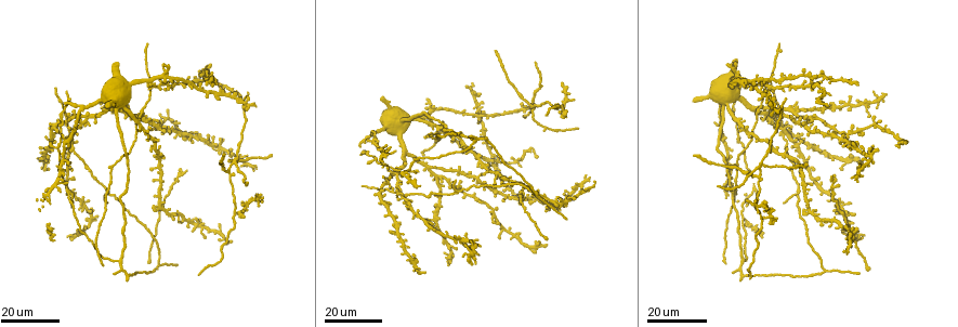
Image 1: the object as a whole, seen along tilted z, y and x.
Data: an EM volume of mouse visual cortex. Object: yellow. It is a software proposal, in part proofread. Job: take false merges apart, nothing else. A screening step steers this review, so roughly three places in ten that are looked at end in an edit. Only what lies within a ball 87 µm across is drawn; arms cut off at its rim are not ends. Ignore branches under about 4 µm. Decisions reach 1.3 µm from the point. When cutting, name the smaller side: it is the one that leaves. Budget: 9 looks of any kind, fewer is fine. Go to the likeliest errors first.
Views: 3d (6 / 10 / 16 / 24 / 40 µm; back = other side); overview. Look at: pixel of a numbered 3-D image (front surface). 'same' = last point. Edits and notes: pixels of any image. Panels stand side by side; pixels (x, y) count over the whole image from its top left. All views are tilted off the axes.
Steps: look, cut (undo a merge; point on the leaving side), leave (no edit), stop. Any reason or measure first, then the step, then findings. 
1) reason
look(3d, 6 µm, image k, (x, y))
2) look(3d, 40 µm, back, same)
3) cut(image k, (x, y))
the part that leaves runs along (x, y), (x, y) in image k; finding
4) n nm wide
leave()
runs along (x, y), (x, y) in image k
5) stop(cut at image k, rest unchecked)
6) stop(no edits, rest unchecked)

three arms meet
look(3d, 16 µm, image 1, (457, 193))

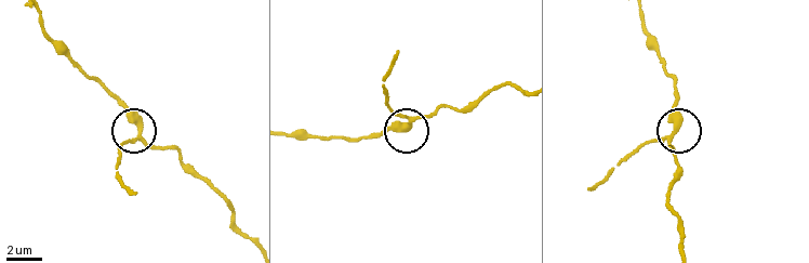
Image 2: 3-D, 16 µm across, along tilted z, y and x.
look(3d, 6 µm, image 2, (668, 137))

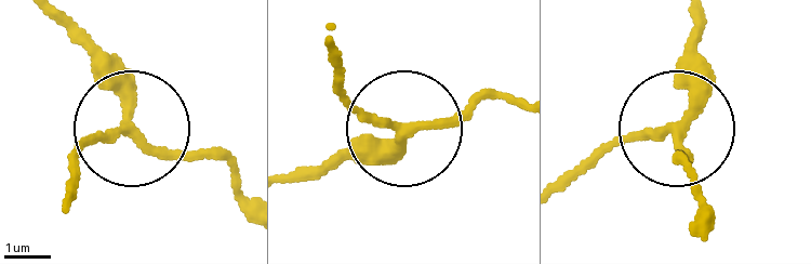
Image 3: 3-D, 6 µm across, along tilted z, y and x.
side arm 6 µm
leave()
runs along (43, 15), (121, 108), (123, 128), (94, 137), (72, 168) in image 3; one cell here

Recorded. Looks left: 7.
two arms in line, one across
look(3d, 24 µm, image 1, (828, 221))

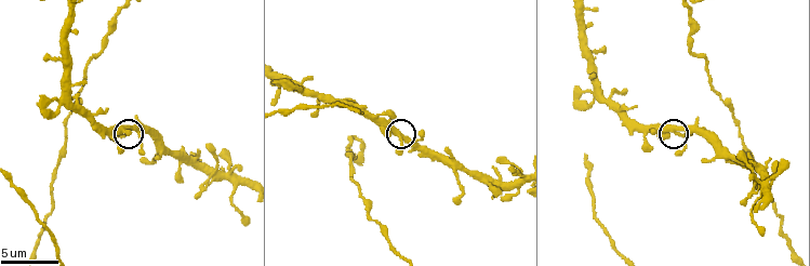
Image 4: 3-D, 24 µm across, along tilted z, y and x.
look(3d, 10 µm, image 4, (678, 134))

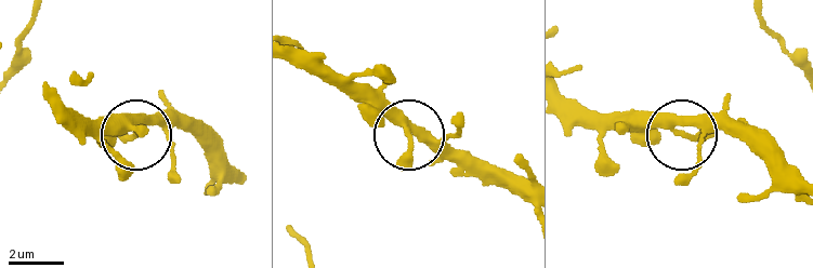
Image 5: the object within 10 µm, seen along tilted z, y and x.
3 arms
leave()
continuous, no second cell

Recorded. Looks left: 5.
two arms at a narrow angle
look(3d, 16 µm, image 1, (758, 176))

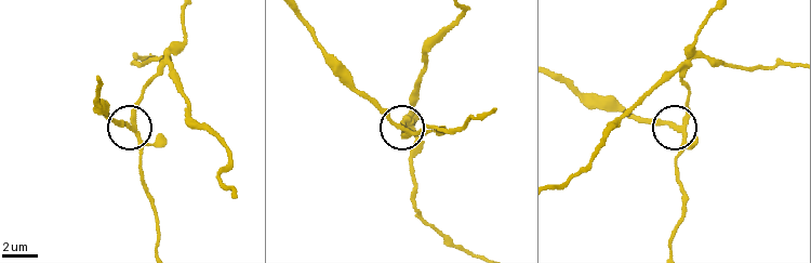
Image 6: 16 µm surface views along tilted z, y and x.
look(3d, 6 µm, image 6, (682, 128))

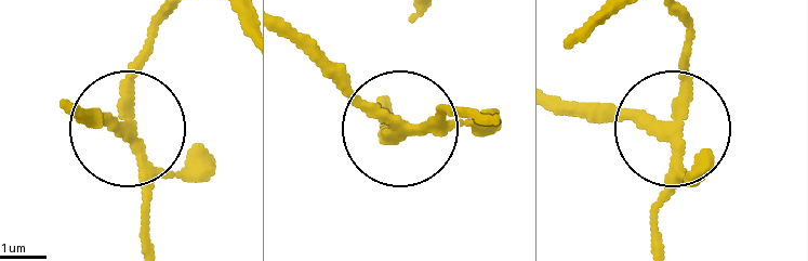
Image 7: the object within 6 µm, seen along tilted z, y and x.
190 nm wide
cut(image 7, (98, 126))
two cells meet here

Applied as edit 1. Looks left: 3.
look(overview)

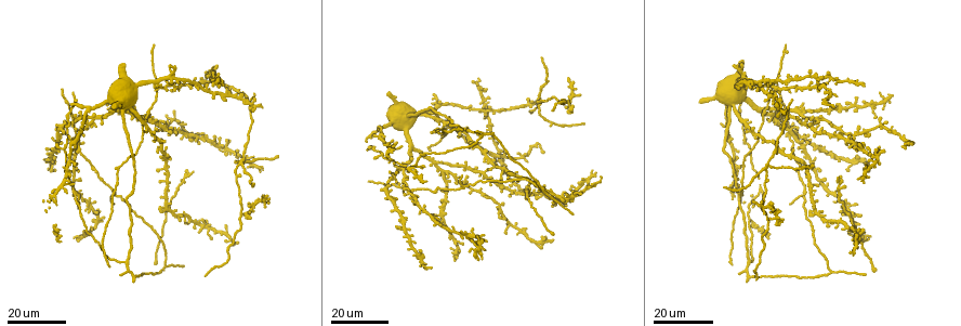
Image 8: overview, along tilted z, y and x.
thin arm on a thick one
look(3d, 16 µm, image 8, (769, 165))

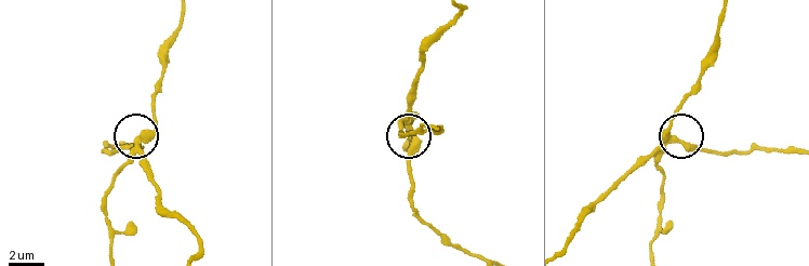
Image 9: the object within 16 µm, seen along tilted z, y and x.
look(3d, 10 µm, image 9, (139, 141))

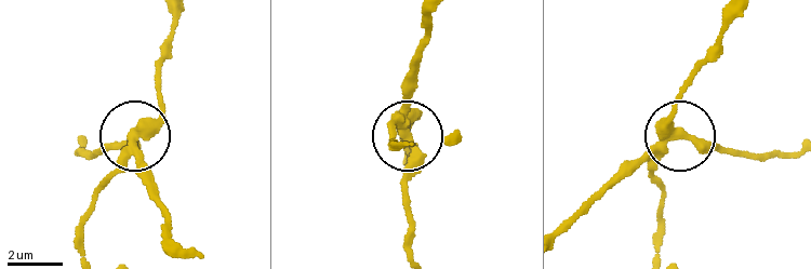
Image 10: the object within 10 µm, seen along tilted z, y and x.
3 arms
cut(image 10, (704, 145))
two cells meet here

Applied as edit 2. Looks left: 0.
stop(cut at image 7, cut at image 10, rest unchecked)

